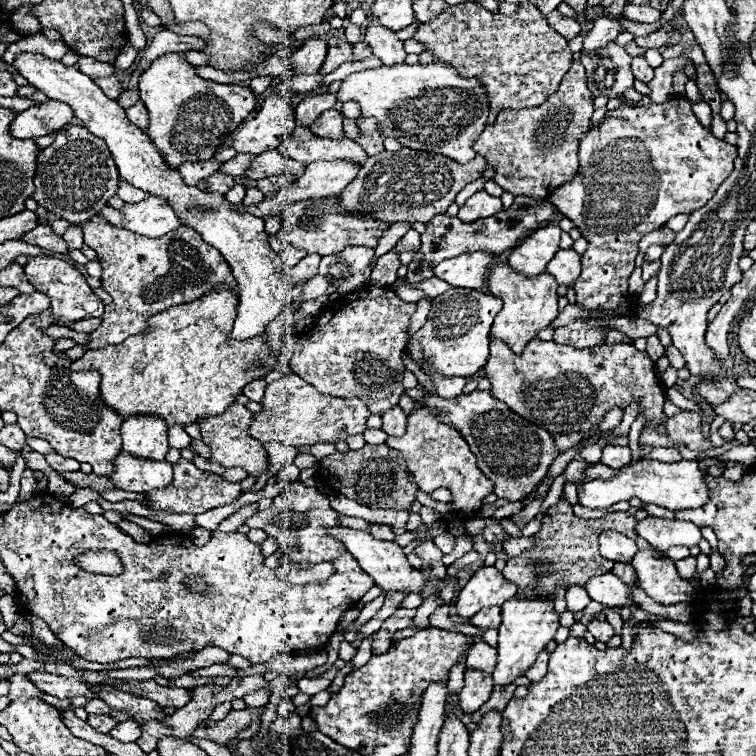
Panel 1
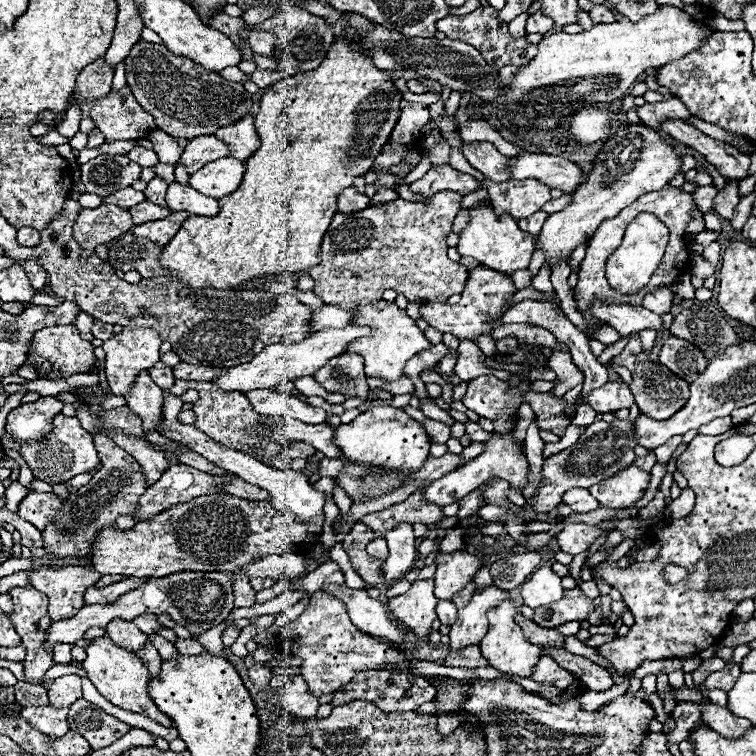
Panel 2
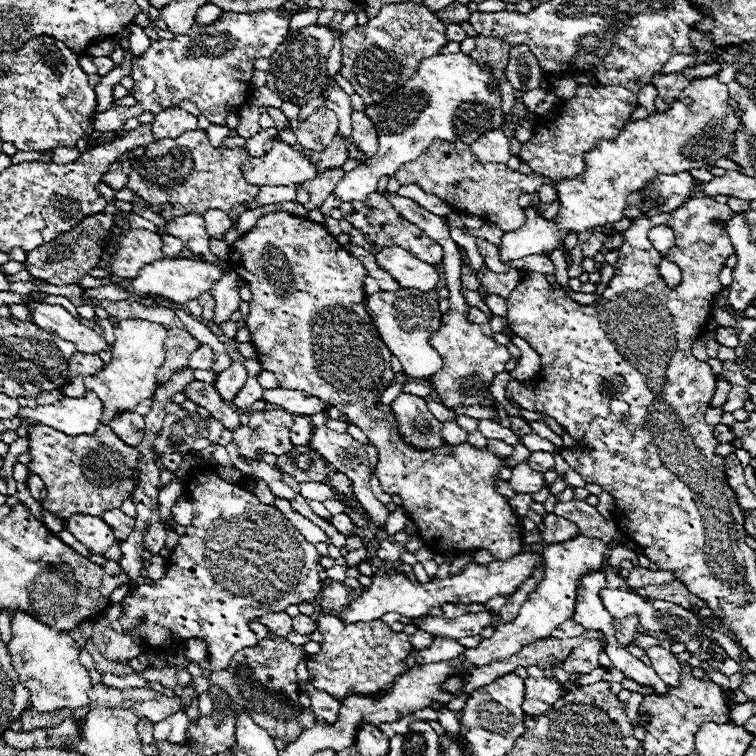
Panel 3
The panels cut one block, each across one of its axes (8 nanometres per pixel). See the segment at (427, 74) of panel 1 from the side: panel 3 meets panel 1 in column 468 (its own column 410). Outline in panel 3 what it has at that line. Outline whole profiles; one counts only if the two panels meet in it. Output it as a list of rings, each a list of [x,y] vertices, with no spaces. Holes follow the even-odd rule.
[[[462,52],[436,54],[420,60],[416,74],[404,84],[396,98],[388,96],[380,104],[366,106],[364,112],[368,112],[368,116],[372,116],[372,124],[376,124],[380,148],[368,164],[360,164],[346,172],[344,180],[336,184],[334,194],[342,202],[366,200],[368,194],[376,190],[380,176],[392,176],[402,164],[426,150],[434,138],[448,142],[464,140],[466,144],[472,144],[472,140],[478,140],[484,132],[500,128],[506,116],[502,110],[500,90],[494,86],[492,70],[482,68]]]

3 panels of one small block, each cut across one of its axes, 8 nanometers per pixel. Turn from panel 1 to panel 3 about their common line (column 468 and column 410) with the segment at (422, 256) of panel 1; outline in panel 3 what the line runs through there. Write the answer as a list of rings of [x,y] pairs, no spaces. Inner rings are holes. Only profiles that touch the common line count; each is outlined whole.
[[[372,192],[372,196],[368,196],[368,200],[364,200],[360,204],[342,204],[340,210],[344,214],[344,220],[348,220],[354,226],[354,232],[350,236],[352,244],[364,246],[372,254],[380,252],[380,248],[386,248],[386,246],[400,246],[428,264],[440,264],[442,262],[440,244],[436,244],[432,238],[428,238],[418,226],[404,220],[396,212],[396,208],[392,208],[392,204],[388,204],[388,200],[382,194]]]

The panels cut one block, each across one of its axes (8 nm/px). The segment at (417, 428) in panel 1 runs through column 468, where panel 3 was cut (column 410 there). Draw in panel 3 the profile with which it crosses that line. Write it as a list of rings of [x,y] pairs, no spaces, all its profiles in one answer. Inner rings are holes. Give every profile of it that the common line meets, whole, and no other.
[[[278,210],[260,216],[256,220],[256,226],[242,234],[230,246],[228,264],[248,284],[252,292],[246,326],[252,334],[256,358],[262,362],[262,368],[274,372],[278,386],[304,390],[310,396],[316,396],[336,406],[348,418],[348,422],[354,422],[364,430],[364,434],[376,446],[378,452],[376,476],[380,480],[380,488],[386,494],[398,494],[402,498],[406,516],[418,526],[418,536],[432,552],[458,554],[466,550],[484,548],[494,556],[494,560],[508,560],[520,554],[520,518],[512,512],[510,502],[496,490],[498,472],[506,466],[506,460],[494,456],[486,448],[476,450],[470,444],[444,444],[436,450],[418,452],[414,448],[408,448],[398,436],[390,406],[374,408],[376,396],[384,392],[394,380],[394,372],[390,368],[392,352],[380,340],[372,318],[366,312],[366,294],[362,284],[368,274],[364,264],[356,256],[346,252],[322,224]]]

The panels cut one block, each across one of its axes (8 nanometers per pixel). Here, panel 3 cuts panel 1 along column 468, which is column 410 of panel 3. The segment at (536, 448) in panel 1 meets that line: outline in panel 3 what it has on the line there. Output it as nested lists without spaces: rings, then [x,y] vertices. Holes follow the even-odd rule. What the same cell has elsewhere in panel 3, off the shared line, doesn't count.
[[[400,394],[392,404],[392,414],[396,418],[396,426],[406,444],[416,450],[440,448],[444,444],[442,438],[442,422],[428,410],[426,402],[414,394]]]

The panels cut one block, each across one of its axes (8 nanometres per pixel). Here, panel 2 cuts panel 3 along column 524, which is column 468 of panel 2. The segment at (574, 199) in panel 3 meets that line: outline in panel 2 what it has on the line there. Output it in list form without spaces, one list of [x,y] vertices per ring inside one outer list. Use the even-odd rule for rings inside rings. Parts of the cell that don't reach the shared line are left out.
[[[480,202],[472,204],[468,212],[470,212],[470,222],[460,232],[460,242],[456,246],[462,256],[472,256],[482,266],[504,272],[504,274],[514,274],[516,270],[528,268],[532,252],[534,252],[534,238],[528,236],[526,232],[520,232],[512,216],[504,216],[504,214],[500,216],[494,212],[492,206],[480,204]]]

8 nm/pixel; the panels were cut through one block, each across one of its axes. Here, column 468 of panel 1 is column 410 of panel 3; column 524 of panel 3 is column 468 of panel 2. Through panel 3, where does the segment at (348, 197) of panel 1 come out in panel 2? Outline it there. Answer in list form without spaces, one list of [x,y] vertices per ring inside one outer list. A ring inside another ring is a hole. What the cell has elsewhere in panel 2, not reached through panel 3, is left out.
[[[440,166],[440,168],[430,168],[420,180],[410,184],[410,190],[416,194],[436,194],[442,190],[450,190],[466,196],[478,190],[478,182],[470,174],[458,172],[450,166]]]

